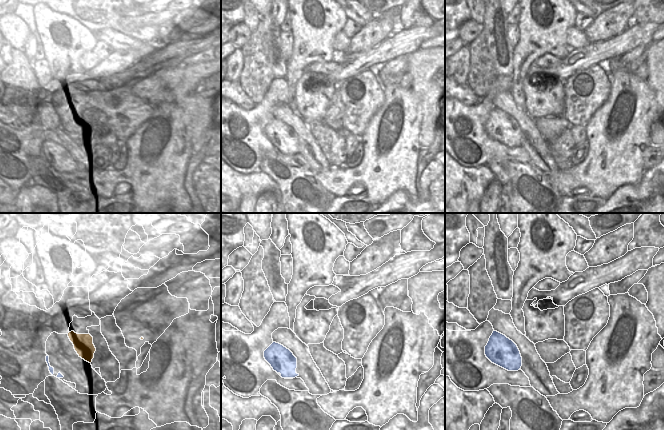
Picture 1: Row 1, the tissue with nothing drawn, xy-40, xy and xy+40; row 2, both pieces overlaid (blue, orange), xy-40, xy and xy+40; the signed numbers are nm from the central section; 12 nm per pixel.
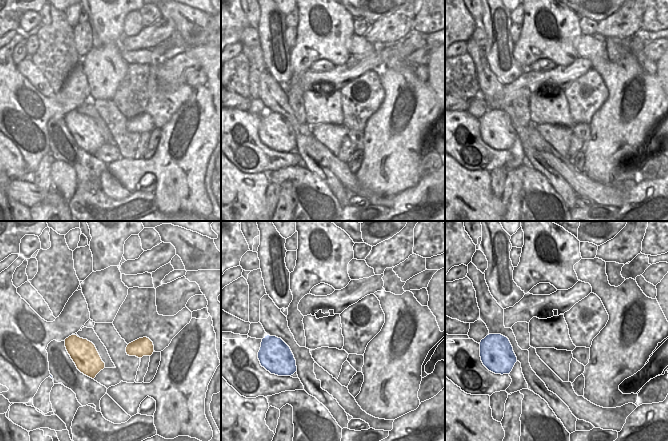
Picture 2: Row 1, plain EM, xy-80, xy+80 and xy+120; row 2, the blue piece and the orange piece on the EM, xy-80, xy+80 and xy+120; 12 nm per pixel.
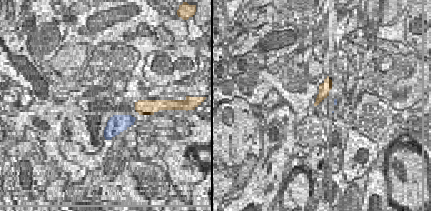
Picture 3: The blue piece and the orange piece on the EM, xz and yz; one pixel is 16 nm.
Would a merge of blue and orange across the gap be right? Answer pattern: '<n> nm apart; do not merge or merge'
300 nm apart; merge

